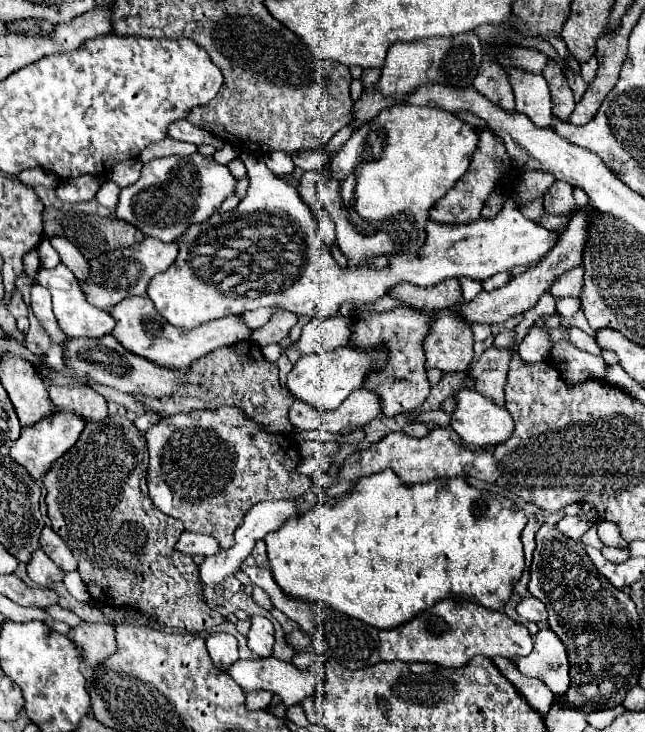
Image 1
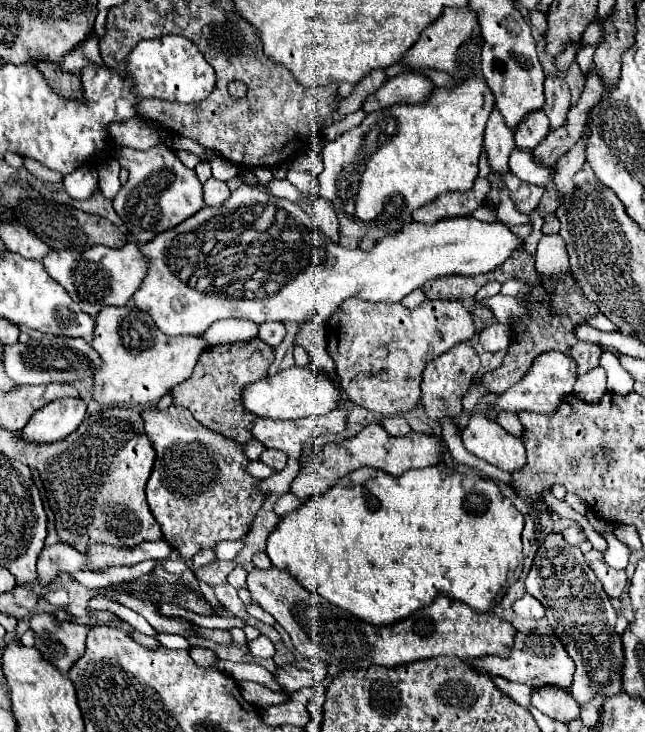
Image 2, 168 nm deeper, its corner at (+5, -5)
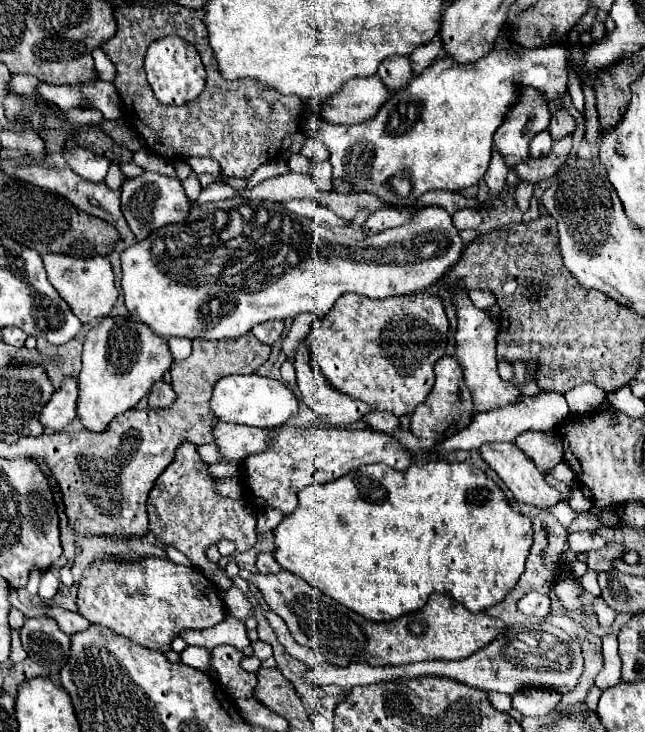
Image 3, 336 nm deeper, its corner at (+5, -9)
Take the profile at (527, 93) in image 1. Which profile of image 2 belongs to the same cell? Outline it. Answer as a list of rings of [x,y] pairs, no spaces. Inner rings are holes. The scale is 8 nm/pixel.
[[[533,112],[533,116],[529,116],[529,120],[525,120],[525,124],[521,124],[521,128],[517,128],[515,144],[517,144],[517,148],[531,150],[541,140],[545,140],[549,130],[551,130],[549,118],[543,112]]]

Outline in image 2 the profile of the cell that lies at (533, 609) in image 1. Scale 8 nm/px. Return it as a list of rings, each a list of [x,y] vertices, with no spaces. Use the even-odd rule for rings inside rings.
[[[525,594],[523,598],[519,598],[515,604],[513,604],[513,610],[519,614],[519,616],[531,616],[531,618],[543,618],[545,616],[545,608],[543,604],[533,598],[531,594]]]

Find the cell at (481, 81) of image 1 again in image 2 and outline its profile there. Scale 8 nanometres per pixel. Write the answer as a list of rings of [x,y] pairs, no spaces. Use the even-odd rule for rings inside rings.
[[[497,110],[491,112],[487,128],[485,128],[485,152],[489,160],[489,168],[493,174],[509,172],[509,156],[515,148],[513,132],[501,124],[501,116]]]

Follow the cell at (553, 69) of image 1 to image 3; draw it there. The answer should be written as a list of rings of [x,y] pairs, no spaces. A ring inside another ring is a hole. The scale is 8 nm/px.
[[[561,106],[557,108],[557,112],[553,114],[551,118],[551,124],[549,124],[549,132],[551,132],[551,138],[563,138],[567,134],[573,134],[575,130],[575,120],[571,118],[571,114]]]

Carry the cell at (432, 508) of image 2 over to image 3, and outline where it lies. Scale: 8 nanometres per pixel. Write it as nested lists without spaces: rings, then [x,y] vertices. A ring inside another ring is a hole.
[[[435,460],[435,462],[427,462],[423,466],[413,464],[405,472],[397,472],[393,468],[387,468],[385,464],[369,464],[369,466],[357,468],[355,472],[349,472],[347,476],[341,476],[325,486],[307,486],[305,490],[301,490],[297,510],[293,514],[287,514],[283,518],[283,522],[275,528],[275,558],[283,570],[289,570],[291,574],[305,578],[313,588],[317,588],[319,592],[325,592],[329,598],[337,600],[339,604],[345,604],[345,608],[365,616],[371,622],[387,622],[387,620],[401,618],[407,612],[415,612],[415,610],[423,608],[431,594],[445,594],[445,596],[461,602],[471,612],[483,612],[483,610],[491,608],[493,604],[501,602],[515,588],[519,576],[523,574],[523,566],[525,566],[531,542],[533,542],[531,538],[533,538],[531,520],[527,516],[515,512],[509,506],[503,490],[491,478],[487,478],[485,472],[473,468],[465,462],[451,464],[445,460]]]

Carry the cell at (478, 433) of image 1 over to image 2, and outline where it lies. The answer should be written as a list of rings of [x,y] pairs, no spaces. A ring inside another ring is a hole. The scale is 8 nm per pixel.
[[[481,414],[471,416],[467,428],[463,430],[463,444],[477,458],[507,472],[521,470],[527,464],[521,440],[505,432],[499,424],[489,424],[489,420]]]

